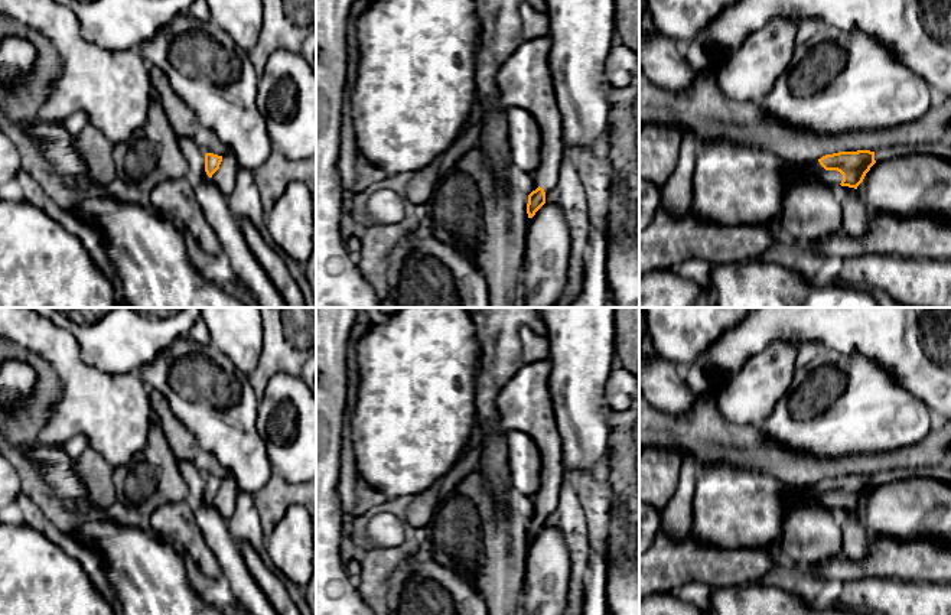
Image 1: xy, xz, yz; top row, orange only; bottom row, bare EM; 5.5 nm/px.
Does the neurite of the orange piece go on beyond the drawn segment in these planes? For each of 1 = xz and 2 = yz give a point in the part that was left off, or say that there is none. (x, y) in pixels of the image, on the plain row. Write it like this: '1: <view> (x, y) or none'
1: xz (524, 403)
2: yz (833, 501)

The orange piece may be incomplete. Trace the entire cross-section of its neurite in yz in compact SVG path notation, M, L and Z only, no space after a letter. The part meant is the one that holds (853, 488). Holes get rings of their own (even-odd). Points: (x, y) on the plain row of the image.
M838 475L814 485L814 500L825 508L857 512L866 497L876 487L875 475Z

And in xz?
M548 358L524 364L496 397L501 430L528 433L543 461L543 482L533 500L538 511L528 518L528 541L545 527L544 514L556 510L564 472L563 439L557 429L550 374Z

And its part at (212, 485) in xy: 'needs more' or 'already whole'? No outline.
needs more

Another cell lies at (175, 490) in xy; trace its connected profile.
M162 437L147 440L134 463L127 468L126 476L133 485L126 495L143 520L167 502L185 501L189 492L179 461Z

